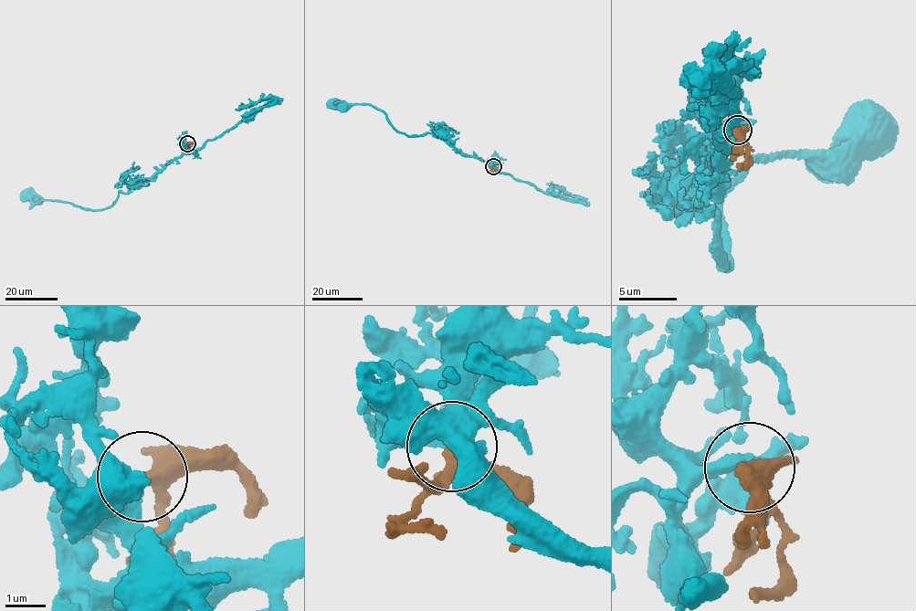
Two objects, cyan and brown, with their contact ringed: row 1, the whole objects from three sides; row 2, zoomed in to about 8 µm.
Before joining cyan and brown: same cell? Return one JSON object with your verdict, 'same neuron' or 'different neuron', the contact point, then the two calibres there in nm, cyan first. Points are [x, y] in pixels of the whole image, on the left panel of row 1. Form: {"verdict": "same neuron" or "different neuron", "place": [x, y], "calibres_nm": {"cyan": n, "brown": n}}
{"verdict": "same neuron", "place": [187, 143], "calibres_nm": {"cyan": 320, "brown": 320}}

